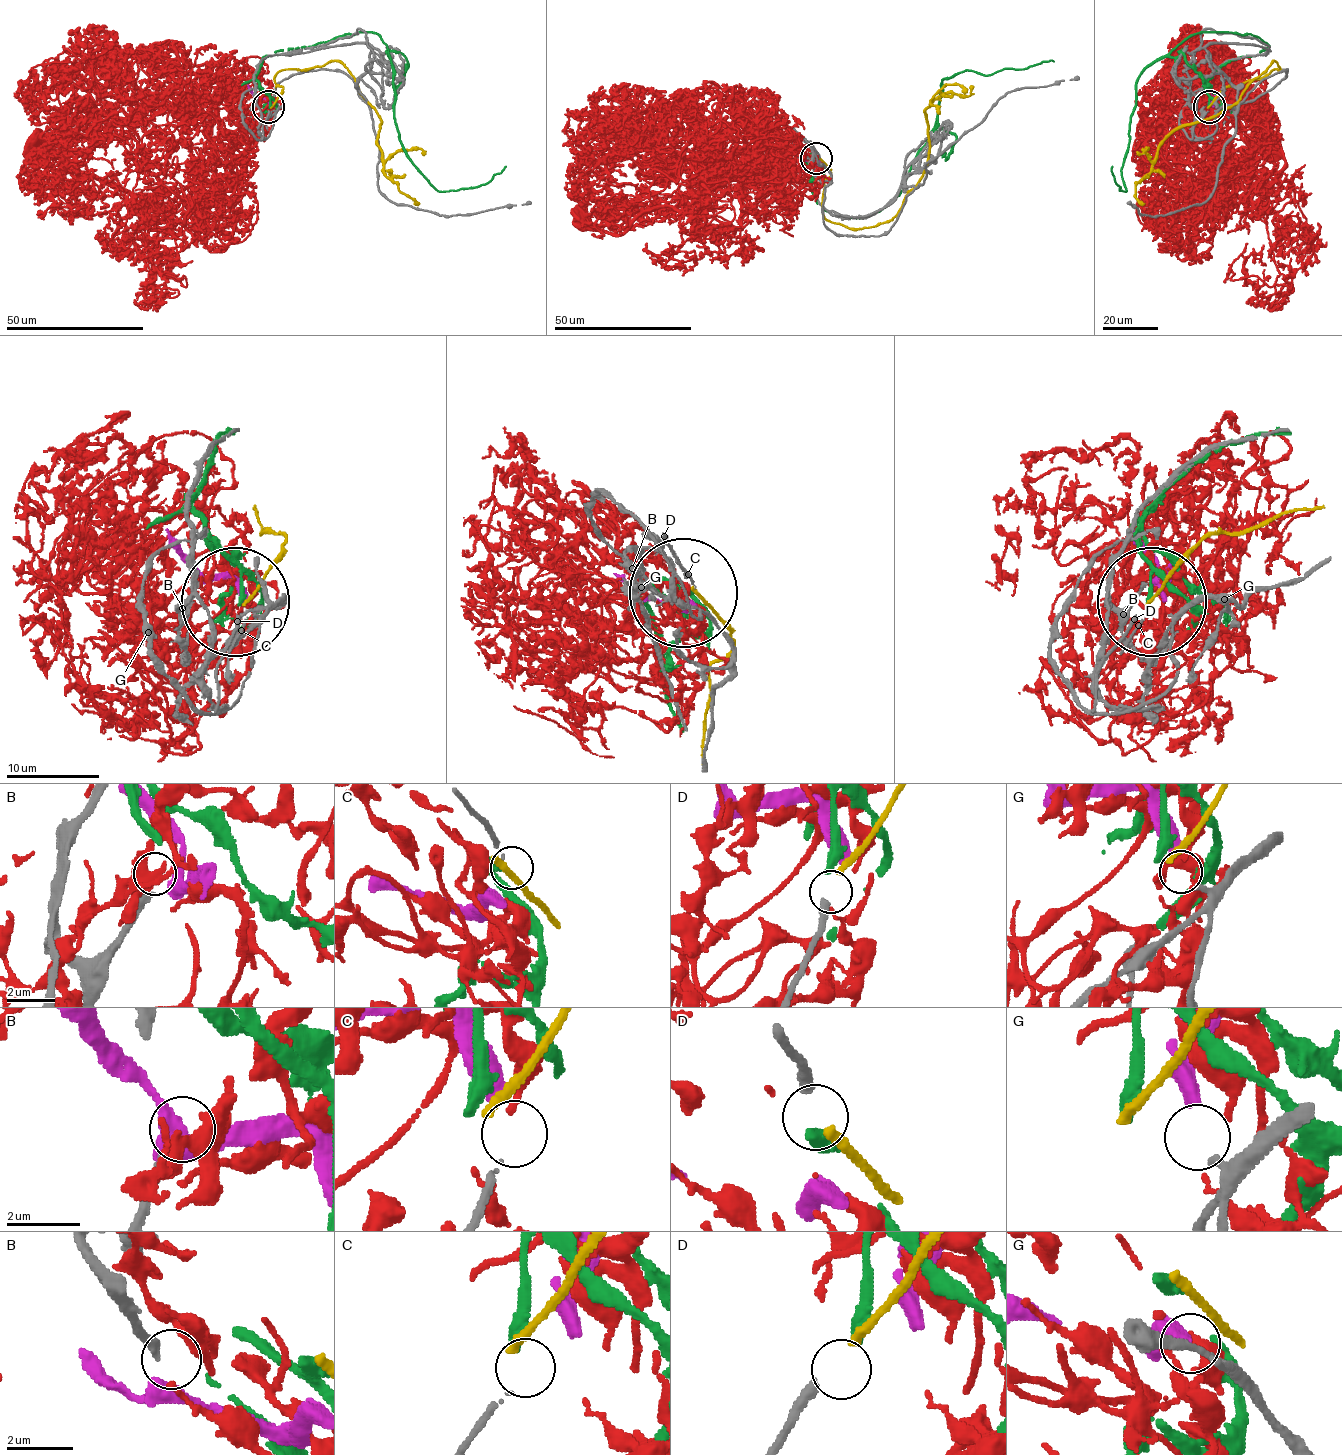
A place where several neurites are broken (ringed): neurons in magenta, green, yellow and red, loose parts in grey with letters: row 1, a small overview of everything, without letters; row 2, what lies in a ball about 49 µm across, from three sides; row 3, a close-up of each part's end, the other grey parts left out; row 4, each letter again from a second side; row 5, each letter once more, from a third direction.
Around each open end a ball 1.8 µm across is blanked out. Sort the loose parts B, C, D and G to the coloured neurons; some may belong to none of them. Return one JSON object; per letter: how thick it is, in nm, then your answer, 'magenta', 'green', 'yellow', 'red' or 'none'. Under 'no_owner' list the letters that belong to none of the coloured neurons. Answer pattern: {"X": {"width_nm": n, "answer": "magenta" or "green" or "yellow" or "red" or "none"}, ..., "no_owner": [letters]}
{"B": {"width_nm": 320, "answer": "none"}, "C": {"width_nm": 120, "answer": "none"}, "D": {"width_nm": 340, "answer": "yellow"}, "G": {"width_nm": 240, "answer": "magenta"}, "no_owner": ["B", "C"]}

